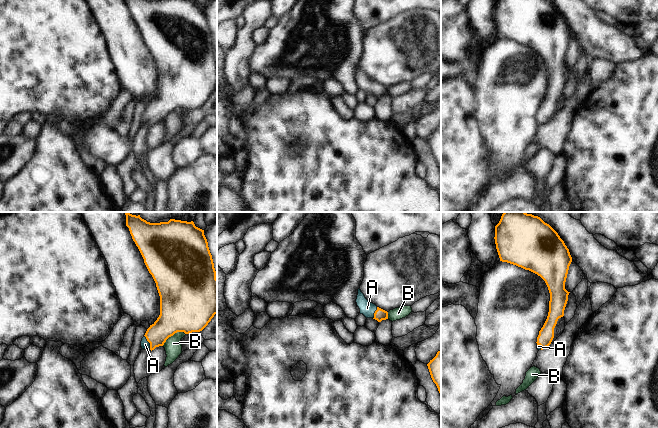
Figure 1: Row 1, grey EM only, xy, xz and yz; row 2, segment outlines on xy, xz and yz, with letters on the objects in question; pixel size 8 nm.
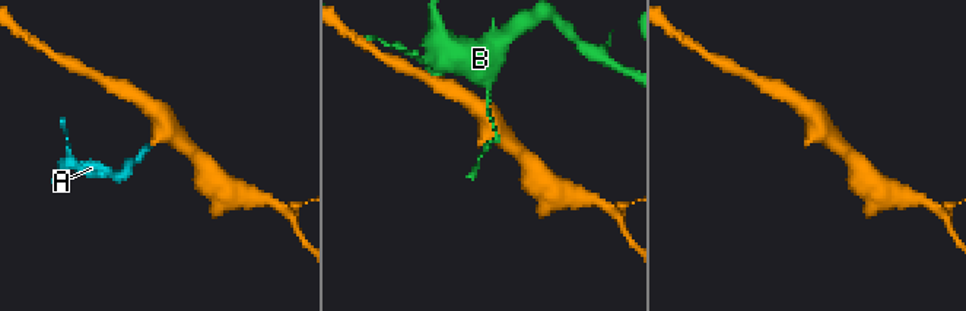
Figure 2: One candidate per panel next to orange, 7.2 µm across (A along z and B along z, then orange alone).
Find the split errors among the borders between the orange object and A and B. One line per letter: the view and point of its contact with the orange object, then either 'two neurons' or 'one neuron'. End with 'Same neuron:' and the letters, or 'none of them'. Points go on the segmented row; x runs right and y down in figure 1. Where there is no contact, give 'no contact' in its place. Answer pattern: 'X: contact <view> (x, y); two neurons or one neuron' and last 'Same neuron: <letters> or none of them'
A: contact xy (148, 341); one neuron
B: contact xy (173, 334); two neurons
Same neuron: A

